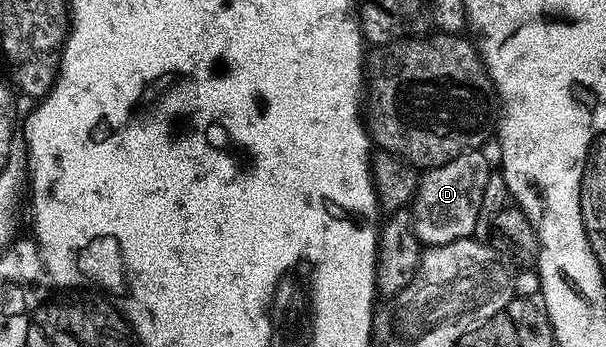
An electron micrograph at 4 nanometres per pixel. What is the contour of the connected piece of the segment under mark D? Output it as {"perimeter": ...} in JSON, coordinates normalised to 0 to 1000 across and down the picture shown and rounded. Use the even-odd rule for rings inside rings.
{"perimeter":[[[794,429],[766,438],[726,481],[708,487],[691,516],[677,608],[685,680],[695,706],[736,706],[746,695],[774,689],[781,677],[802,524],[812,493],[800,444]]]}

